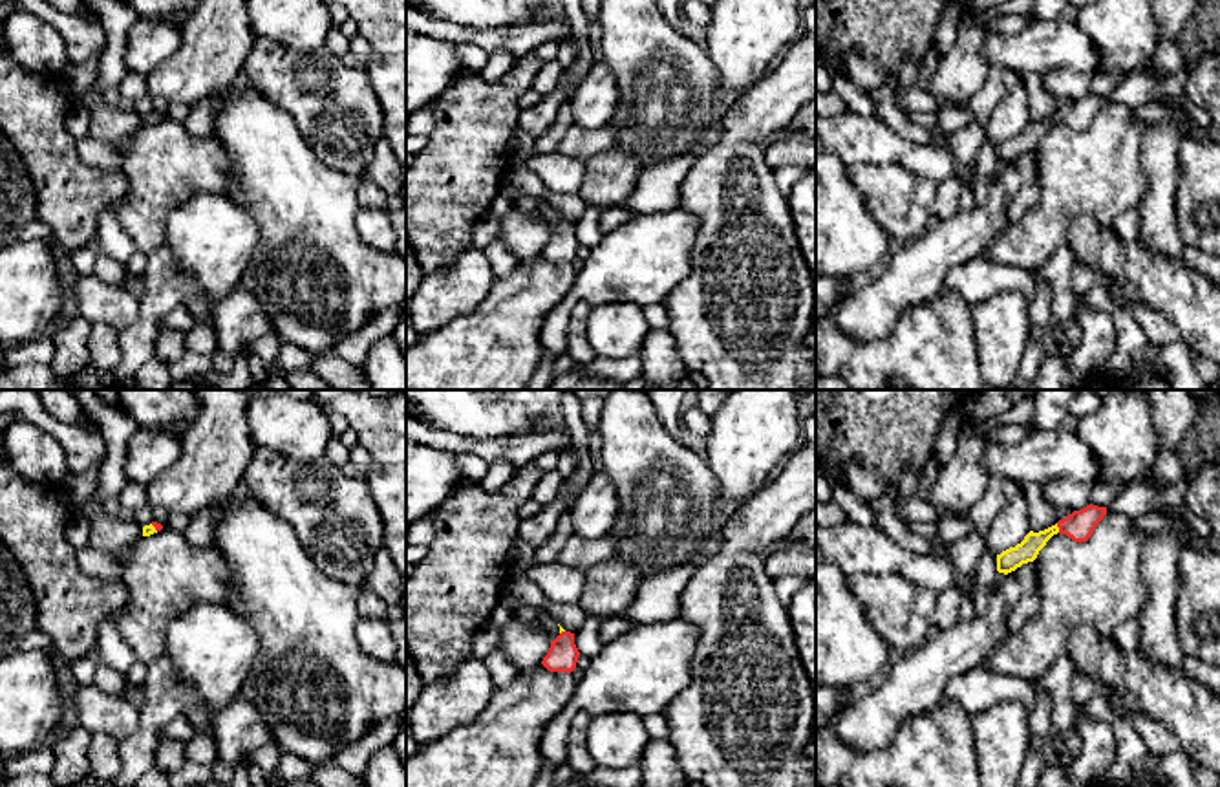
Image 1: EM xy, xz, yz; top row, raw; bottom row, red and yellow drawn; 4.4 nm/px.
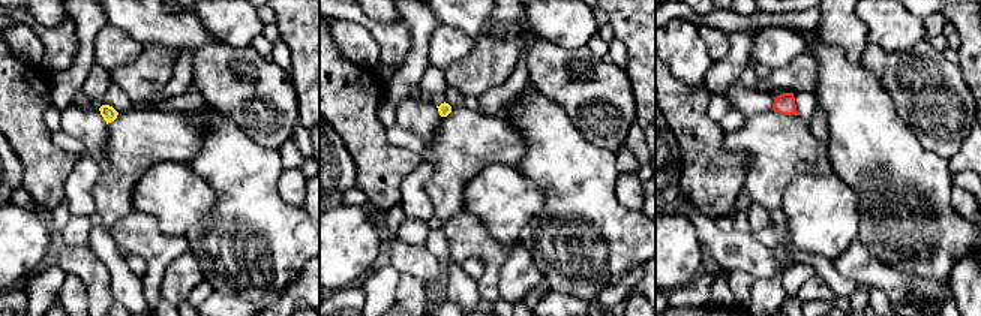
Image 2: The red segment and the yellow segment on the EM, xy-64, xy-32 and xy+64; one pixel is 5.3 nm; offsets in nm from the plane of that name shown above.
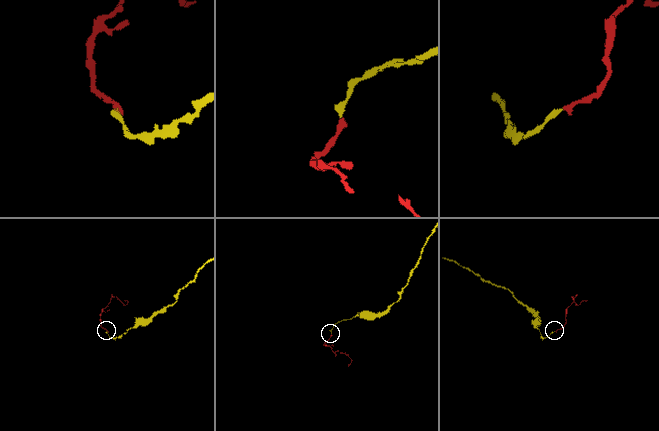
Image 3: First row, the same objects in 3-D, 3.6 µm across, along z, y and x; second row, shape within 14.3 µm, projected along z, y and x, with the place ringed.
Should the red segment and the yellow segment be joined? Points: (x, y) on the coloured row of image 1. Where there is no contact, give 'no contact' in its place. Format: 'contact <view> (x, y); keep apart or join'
contact yz (1058, 526); join

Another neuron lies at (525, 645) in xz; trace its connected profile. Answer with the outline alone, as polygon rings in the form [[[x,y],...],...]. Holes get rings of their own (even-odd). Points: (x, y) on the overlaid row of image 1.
[[[510,620],[499,630],[498,650],[505,653],[516,670],[541,664],[551,648],[549,631],[540,620]]]

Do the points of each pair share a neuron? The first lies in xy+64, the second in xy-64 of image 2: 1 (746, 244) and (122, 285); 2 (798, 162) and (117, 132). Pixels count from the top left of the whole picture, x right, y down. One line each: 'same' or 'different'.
1: different
2: same

